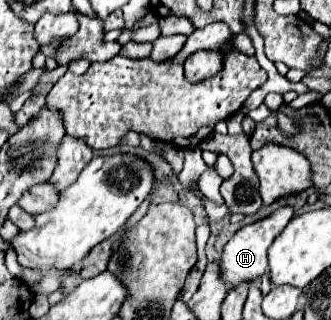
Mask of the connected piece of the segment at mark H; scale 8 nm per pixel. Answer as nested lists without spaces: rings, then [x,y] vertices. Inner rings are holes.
[[[285,205],[281,209],[277,209],[275,213],[271,213],[269,217],[265,219],[259,219],[251,225],[245,225],[241,227],[233,237],[231,241],[225,245],[225,251],[219,259],[221,263],[221,273],[225,277],[225,281],[229,283],[227,287],[235,287],[237,283],[245,281],[245,279],[257,279],[261,277],[263,273],[267,273],[267,249],[269,245],[273,243],[273,239],[285,229],[285,225],[289,223],[289,219],[293,217],[293,207],[291,205]]]

